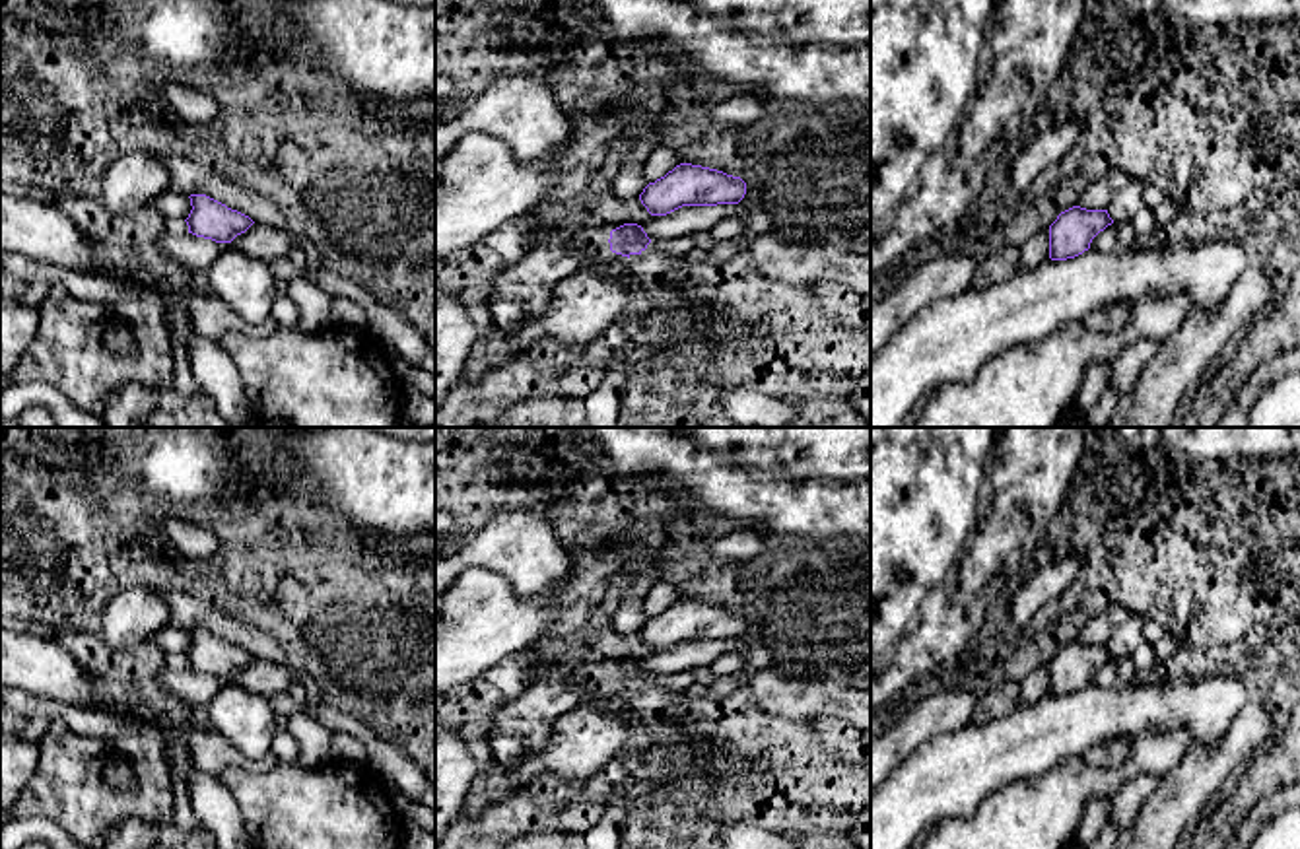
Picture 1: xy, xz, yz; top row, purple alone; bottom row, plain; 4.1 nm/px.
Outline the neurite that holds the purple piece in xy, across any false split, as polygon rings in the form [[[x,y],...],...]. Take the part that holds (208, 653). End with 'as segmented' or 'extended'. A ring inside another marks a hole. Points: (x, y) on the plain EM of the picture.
[[[190,629],[188,633],[192,645],[185,657],[188,668],[196,672],[231,678],[255,659],[249,651],[231,645],[206,629]]]; as segmented

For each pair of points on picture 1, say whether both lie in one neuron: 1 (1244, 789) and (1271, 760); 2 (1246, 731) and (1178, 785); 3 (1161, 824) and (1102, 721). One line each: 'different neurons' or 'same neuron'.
1: same neuron
2: same neuron
3: different neurons

